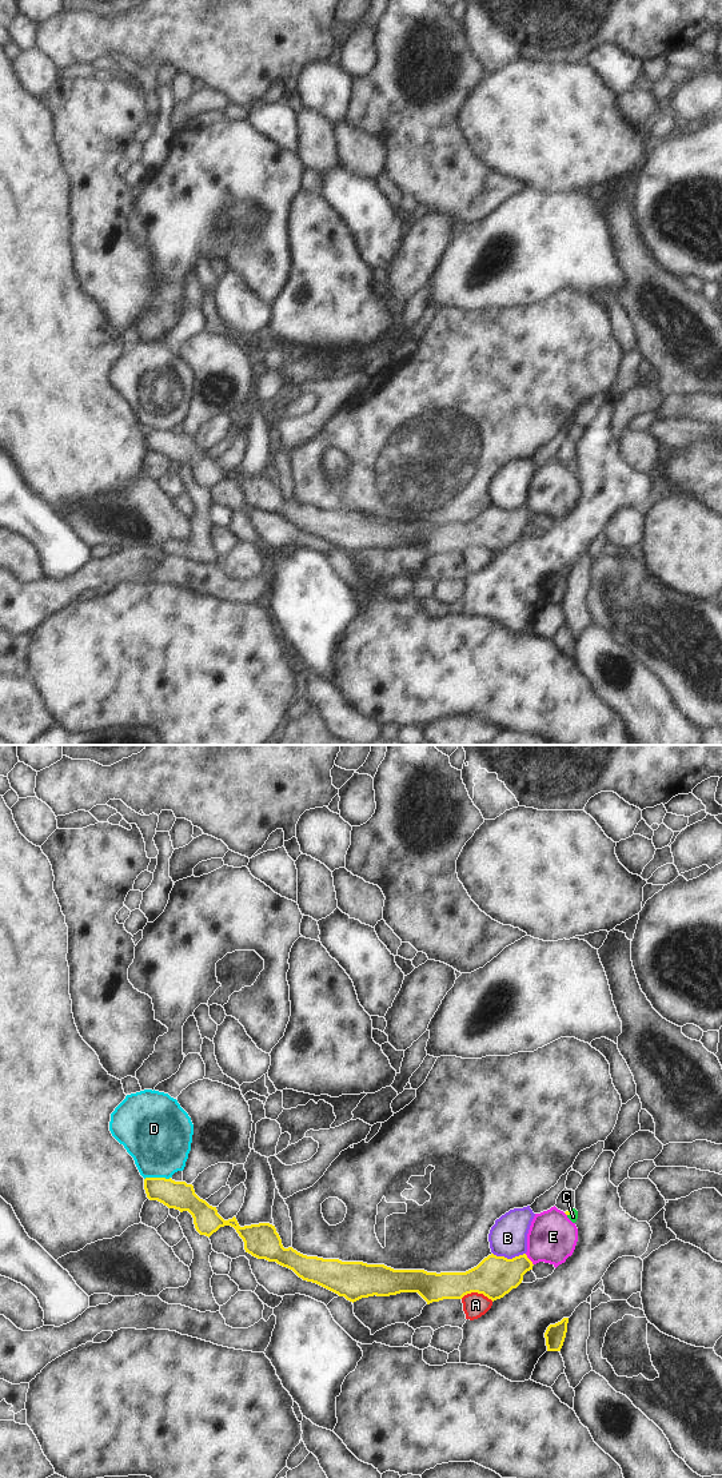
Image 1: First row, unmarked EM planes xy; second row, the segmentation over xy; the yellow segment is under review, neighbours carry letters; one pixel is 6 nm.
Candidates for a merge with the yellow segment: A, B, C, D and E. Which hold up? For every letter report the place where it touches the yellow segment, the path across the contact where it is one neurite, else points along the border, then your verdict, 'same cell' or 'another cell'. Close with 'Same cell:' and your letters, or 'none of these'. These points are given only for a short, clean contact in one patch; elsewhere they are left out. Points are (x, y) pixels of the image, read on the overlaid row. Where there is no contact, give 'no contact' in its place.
A: xy (477, 1291) | another cell
B: xy (509, 1259) | another cell
C: xy (569, 1214) | across xy (566, 1212), (569, 1214), (573, 1216) | same cell
D: xy (156, 1178) | another cell
E: xy (529, 1259) | another cell
Same cell: C

